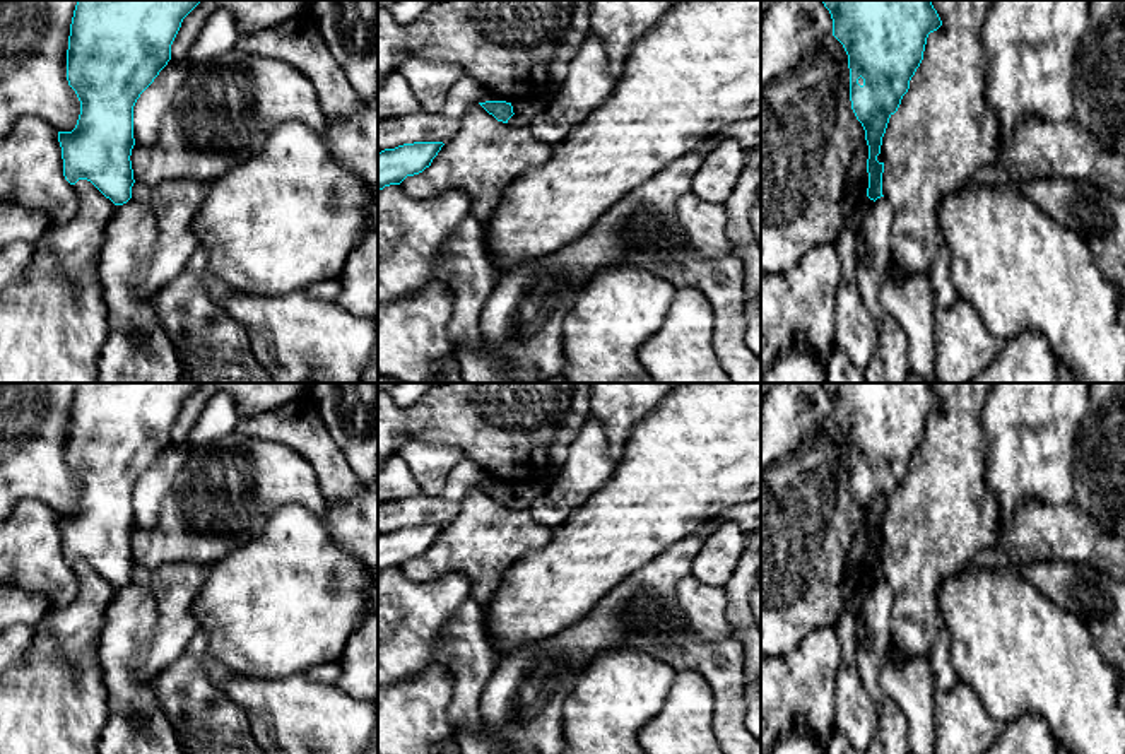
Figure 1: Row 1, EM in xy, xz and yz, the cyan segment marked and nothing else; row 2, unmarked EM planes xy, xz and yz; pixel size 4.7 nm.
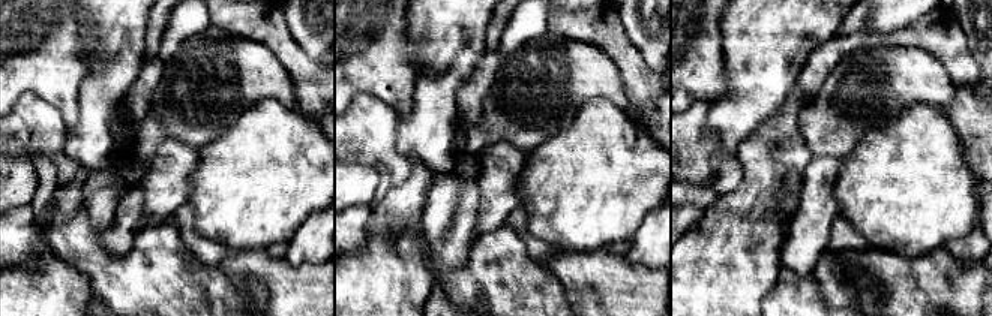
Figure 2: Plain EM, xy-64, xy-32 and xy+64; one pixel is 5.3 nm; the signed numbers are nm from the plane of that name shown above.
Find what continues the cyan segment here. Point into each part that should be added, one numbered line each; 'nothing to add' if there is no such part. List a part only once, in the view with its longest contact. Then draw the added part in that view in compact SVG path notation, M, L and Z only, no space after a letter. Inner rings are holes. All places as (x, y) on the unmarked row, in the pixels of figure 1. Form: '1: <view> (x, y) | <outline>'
nothing to add

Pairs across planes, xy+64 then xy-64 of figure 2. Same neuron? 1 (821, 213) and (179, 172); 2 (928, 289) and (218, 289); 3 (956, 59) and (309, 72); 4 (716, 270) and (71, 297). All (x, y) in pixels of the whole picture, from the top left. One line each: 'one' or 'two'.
1: one
2: two
3: one
4: one

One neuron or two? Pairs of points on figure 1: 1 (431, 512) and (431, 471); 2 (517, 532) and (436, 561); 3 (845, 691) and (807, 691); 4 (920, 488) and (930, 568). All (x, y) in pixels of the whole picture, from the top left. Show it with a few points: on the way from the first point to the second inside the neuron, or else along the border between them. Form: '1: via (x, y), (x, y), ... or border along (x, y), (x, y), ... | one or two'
1: border along (457, 462), (436, 493), (421, 493) | two
2: via (496, 537), (457, 549) | one
3: border along (842, 652), (835, 688), (835, 730) | two
4: via (930, 508), (930, 547) | one

